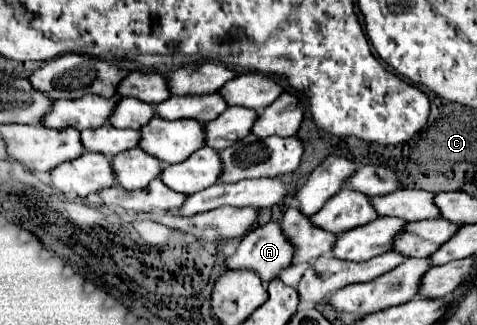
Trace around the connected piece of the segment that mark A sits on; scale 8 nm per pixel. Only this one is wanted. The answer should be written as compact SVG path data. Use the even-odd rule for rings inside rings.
M272 220L248 232L238 250L226 258L226 266L232 270L254 270L262 282L268 284L272 278L278 278L284 268L292 266L294 252L296 248L284 234L280 222Z

